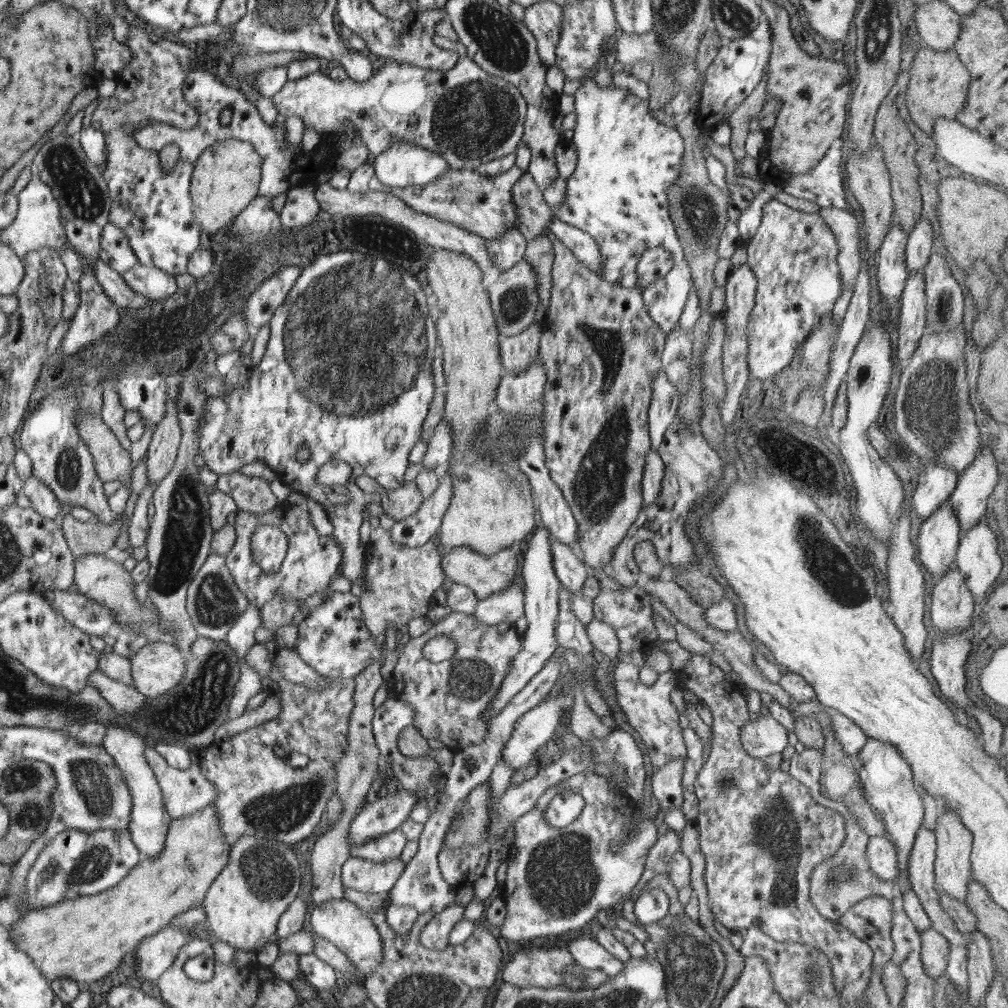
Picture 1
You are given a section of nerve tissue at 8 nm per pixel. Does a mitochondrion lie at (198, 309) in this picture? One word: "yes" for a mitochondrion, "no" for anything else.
yes

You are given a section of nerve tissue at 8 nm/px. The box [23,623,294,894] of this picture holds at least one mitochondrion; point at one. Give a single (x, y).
(94, 789)

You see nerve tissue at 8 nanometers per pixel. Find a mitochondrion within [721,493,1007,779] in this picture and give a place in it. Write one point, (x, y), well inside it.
(844, 583)

